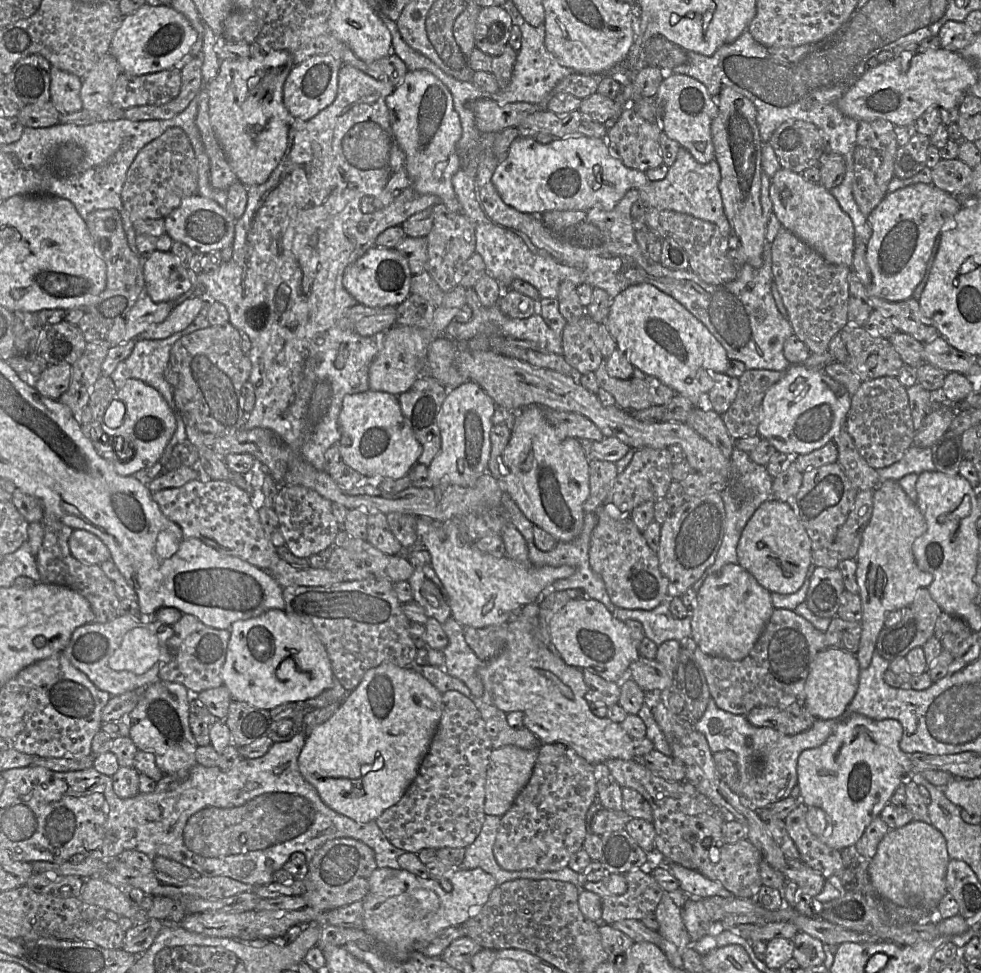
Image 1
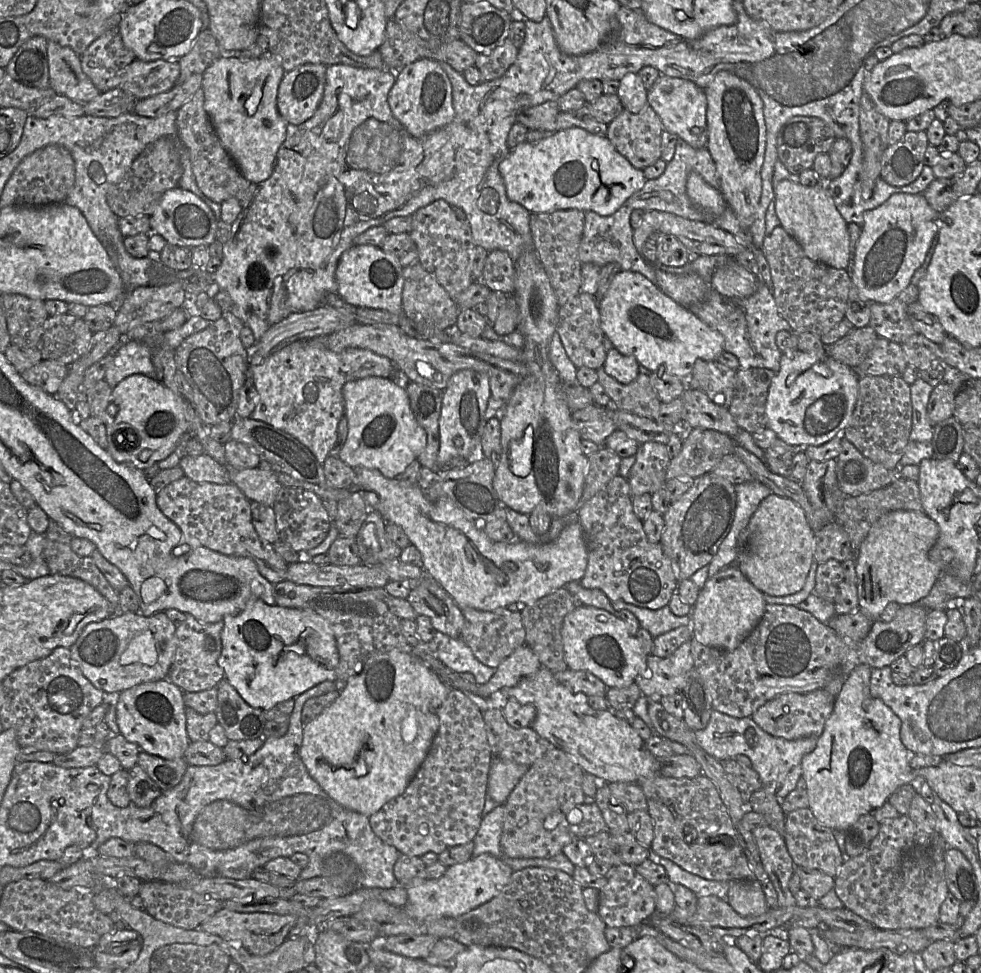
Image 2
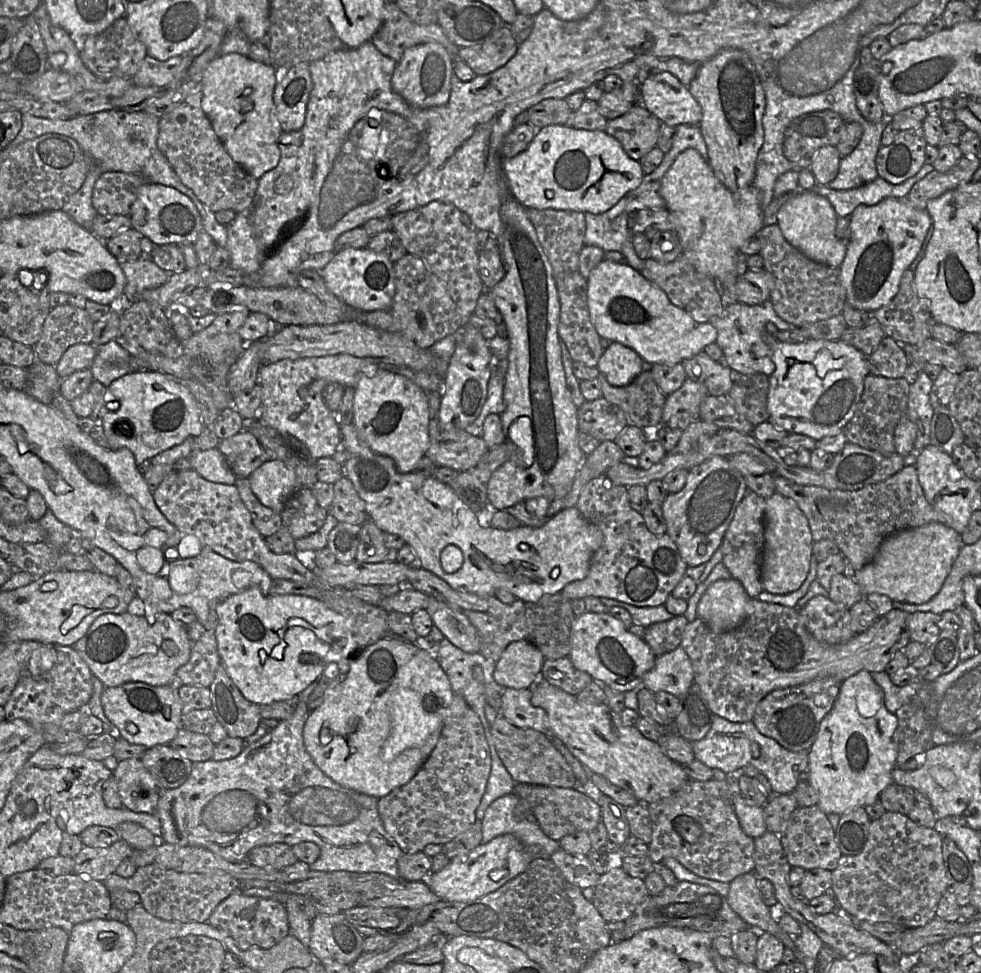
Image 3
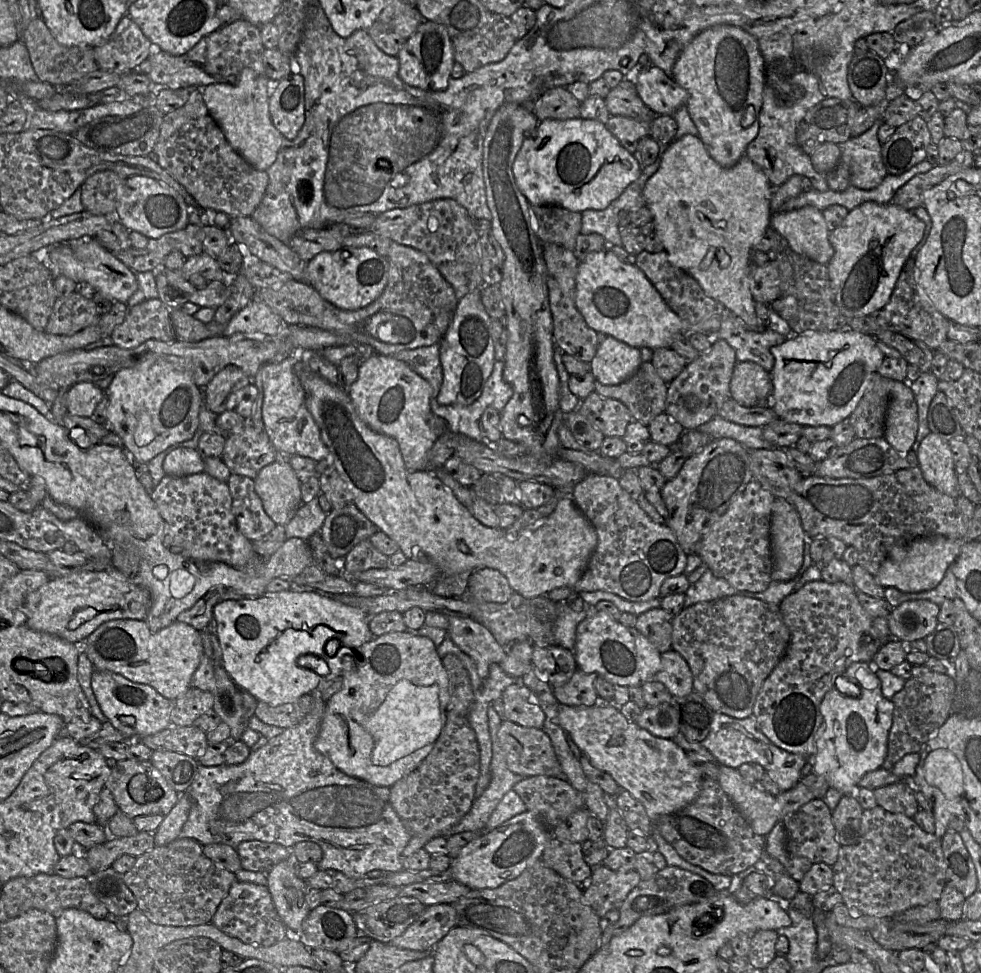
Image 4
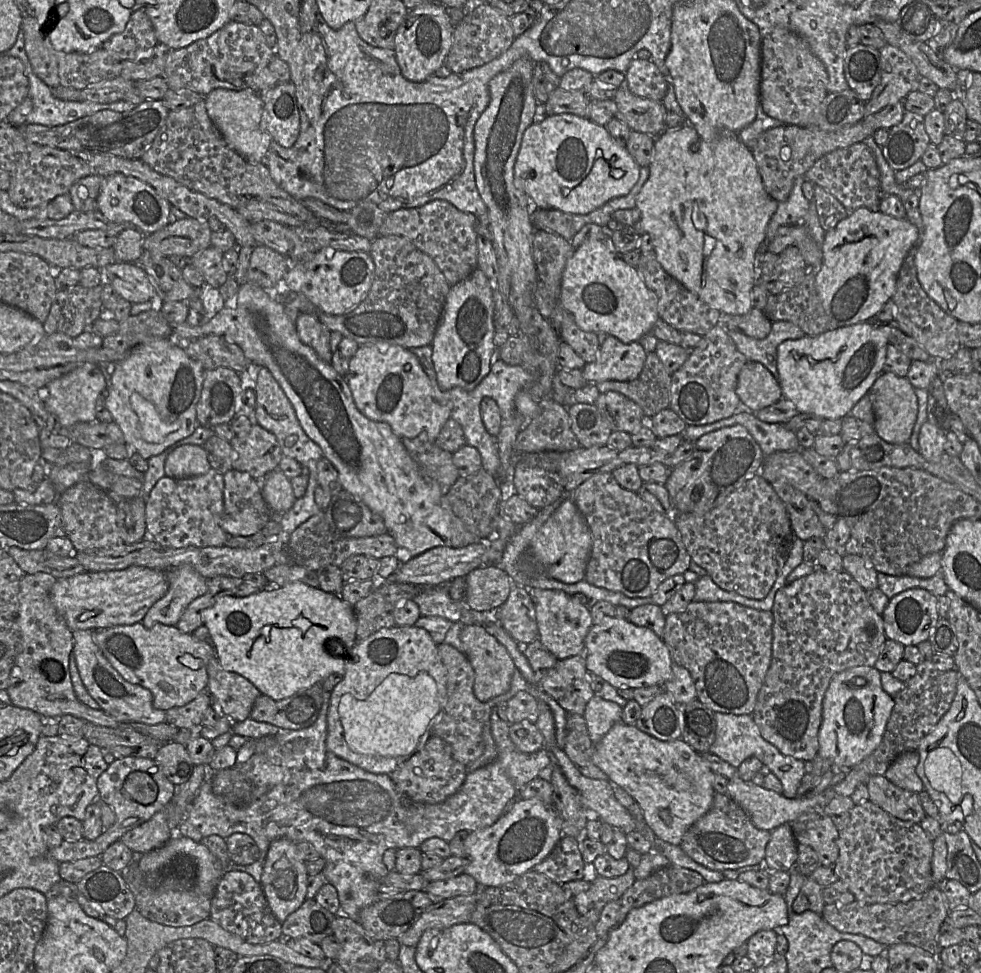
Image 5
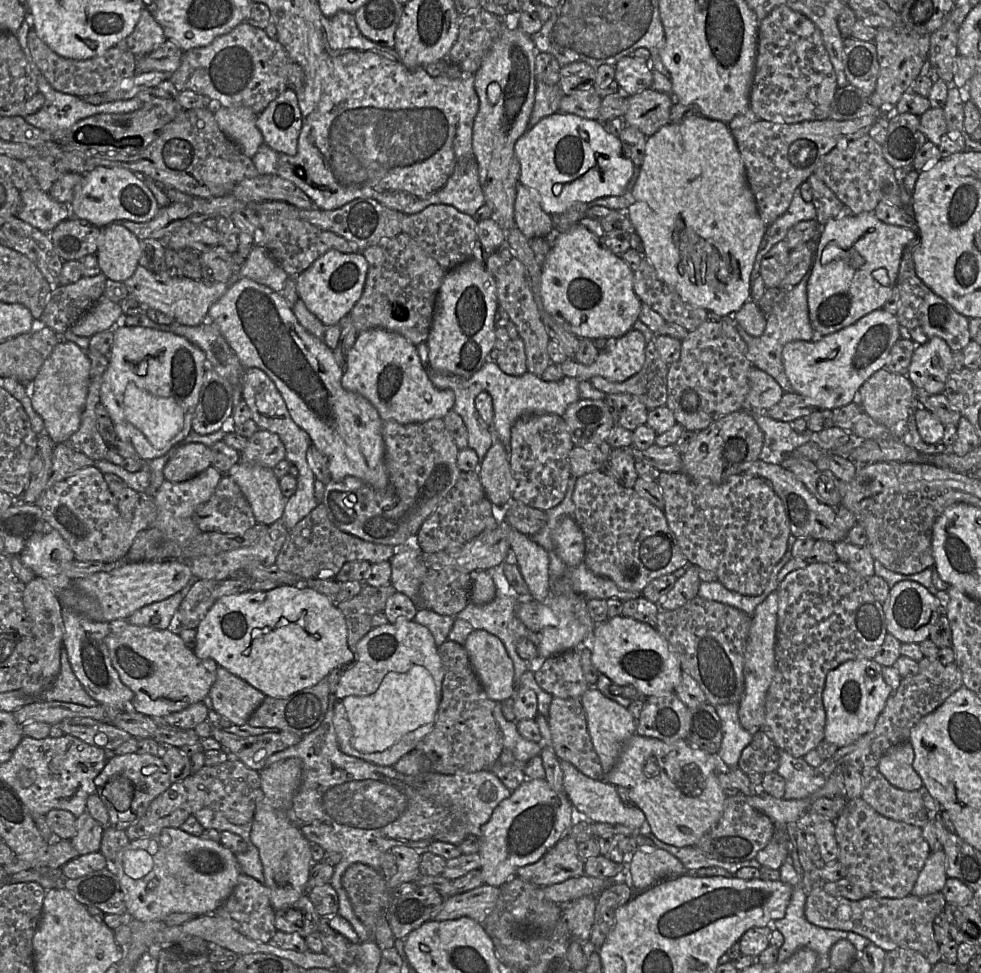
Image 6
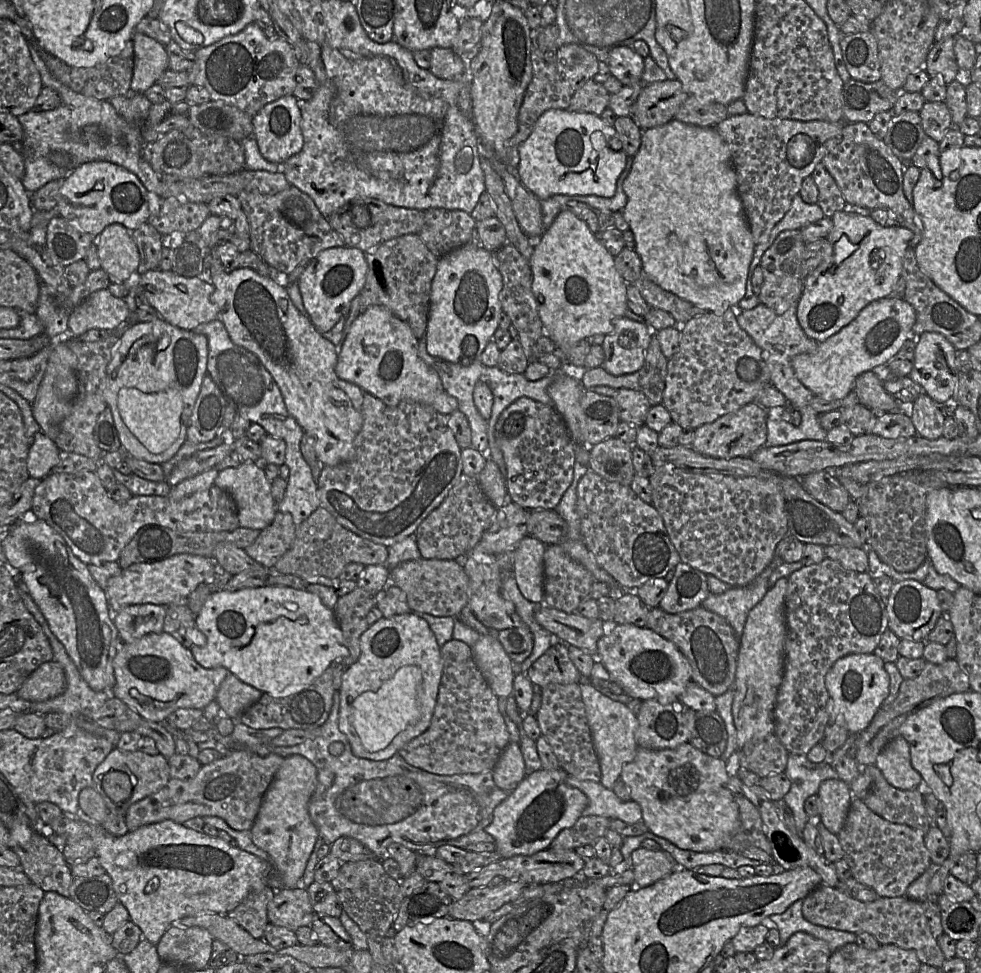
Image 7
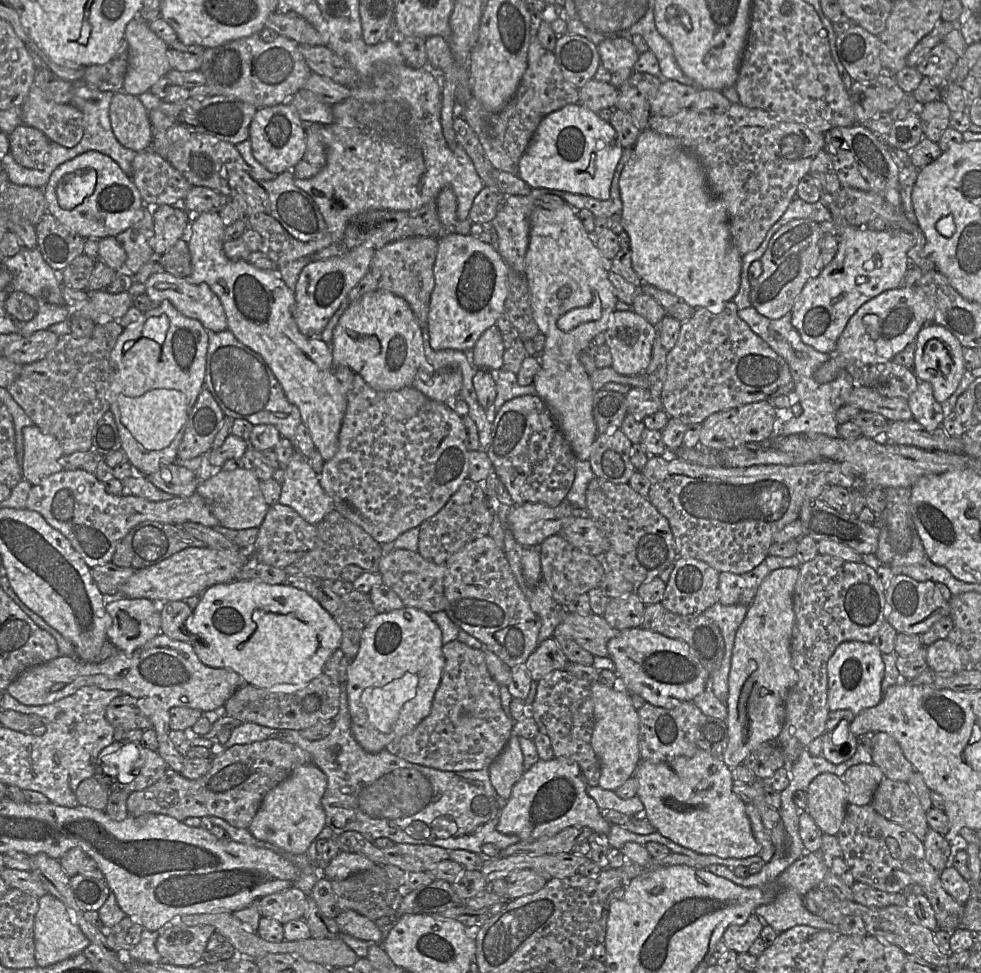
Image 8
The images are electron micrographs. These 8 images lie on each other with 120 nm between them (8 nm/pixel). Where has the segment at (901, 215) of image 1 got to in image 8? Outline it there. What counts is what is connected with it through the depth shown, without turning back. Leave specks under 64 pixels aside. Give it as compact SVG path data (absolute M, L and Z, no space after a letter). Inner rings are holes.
M841 214L837 219L838 251L829 265L804 286L791 310L791 323L801 340L819 352L831 353L849 319L867 301L902 286L909 266L908 251L914 245L912 234L900 229L872 231L854 226Z

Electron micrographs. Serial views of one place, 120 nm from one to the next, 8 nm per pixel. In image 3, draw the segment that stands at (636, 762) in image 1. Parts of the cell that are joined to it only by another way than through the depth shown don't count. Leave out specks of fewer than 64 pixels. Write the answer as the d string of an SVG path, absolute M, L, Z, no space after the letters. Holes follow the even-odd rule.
M689 779L669 797L646 806L652 828L648 856L653 862L674 858L700 877L727 883L739 875L754 872L754 839L744 832L731 801L721 795L714 779Z

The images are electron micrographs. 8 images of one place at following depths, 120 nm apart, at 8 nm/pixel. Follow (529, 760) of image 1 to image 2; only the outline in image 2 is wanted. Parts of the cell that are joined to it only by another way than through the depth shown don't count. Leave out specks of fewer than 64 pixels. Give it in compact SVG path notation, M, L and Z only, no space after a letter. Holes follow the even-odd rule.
M492 757L487 781L488 796L498 804L504 804L528 769L526 765Z

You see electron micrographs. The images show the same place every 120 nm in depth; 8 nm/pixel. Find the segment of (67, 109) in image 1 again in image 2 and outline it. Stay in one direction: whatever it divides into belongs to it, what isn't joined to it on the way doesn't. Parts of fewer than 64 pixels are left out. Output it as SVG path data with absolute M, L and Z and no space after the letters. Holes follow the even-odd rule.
M47 42L49 62L50 87L56 95L85 105L101 92L84 73L81 56L71 48L61 46L56 42Z

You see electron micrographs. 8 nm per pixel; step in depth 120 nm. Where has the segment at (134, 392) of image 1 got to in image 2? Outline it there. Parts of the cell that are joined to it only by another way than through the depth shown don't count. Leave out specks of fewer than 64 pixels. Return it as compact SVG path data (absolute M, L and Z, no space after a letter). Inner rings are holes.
M139 374L124 378L112 389L111 401L118 407L118 412L112 416L111 423L102 423L106 437L114 439L110 445L107 443L106 451L118 463L144 470L168 457L175 450L180 436L189 431L189 422L186 420L189 403L155 378Z

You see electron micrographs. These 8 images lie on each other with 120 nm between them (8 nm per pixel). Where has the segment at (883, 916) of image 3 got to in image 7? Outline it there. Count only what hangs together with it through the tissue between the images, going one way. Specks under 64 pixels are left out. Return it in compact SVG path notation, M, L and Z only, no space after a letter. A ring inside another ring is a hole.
M852 800L844 826L837 834L852 877L871 887L879 897L904 896L907 887L931 864L922 832L891 823L872 812L863 800Z

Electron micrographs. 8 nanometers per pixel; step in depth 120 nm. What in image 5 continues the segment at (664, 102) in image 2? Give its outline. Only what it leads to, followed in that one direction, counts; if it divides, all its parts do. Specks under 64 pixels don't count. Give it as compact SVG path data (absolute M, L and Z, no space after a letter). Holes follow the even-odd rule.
M634 58L625 72L624 85L639 97L662 101L670 82L651 60Z

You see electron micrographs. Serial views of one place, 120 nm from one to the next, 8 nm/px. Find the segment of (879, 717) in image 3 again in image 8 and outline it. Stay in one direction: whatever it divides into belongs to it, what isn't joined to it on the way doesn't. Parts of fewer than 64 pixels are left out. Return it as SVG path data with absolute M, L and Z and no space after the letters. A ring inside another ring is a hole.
M873 642L841 643L828 661L828 705L831 711L851 710L856 716L875 707L883 699L881 688L885 672L883 653Z

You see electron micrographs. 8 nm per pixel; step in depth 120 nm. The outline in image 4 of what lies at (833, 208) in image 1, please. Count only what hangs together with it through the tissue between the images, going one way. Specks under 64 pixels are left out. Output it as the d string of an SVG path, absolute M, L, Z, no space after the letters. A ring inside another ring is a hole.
M805 206L786 212L777 212L770 226L785 238L793 251L823 265L828 265L834 255L829 241L823 212Z

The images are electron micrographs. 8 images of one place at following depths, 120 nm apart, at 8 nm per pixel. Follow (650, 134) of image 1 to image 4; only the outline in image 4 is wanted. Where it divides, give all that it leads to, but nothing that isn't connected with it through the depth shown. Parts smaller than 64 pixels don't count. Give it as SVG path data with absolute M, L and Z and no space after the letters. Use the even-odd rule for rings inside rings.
M611 115L605 125L631 154L635 152L639 141L650 136L651 132L651 123L620 115Z

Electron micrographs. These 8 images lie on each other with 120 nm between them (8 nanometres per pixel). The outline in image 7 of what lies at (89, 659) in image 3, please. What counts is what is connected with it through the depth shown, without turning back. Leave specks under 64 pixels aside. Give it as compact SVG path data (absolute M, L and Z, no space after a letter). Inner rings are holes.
M164 631L146 634L131 643L121 643L113 658L113 668L115 685L111 694L142 718L159 723L178 709L204 709L216 700L218 689L229 674L225 667L202 667L190 649Z

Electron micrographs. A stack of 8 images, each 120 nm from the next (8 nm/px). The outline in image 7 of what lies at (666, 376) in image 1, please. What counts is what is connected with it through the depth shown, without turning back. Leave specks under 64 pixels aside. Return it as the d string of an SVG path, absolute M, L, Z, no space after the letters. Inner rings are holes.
M562 210L552 225L539 238L529 259L532 270L532 292L537 301L538 313L544 326L544 336L549 337L556 348L569 348L574 343L596 334L608 334L614 328L615 319L623 317L627 306L628 284L617 271L615 258L607 251L587 223L569 210Z

